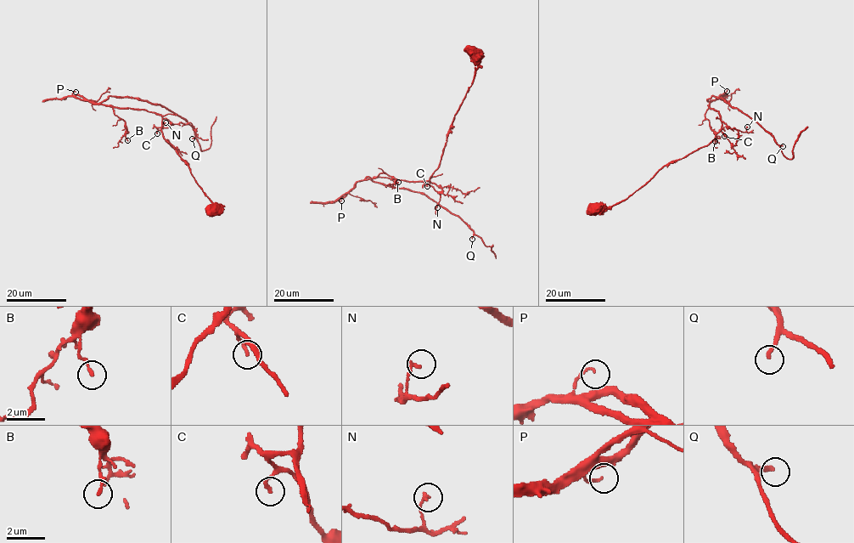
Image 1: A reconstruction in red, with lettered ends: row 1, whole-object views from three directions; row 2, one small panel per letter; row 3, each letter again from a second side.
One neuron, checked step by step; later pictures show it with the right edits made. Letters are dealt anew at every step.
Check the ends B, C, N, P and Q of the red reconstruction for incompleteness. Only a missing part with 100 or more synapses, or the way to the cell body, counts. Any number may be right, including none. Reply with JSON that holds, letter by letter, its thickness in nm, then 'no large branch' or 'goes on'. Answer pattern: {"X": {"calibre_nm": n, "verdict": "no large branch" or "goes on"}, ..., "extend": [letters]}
{"B": {"calibre_nm": 180, "verdict": "no large branch"}, "C": {"calibre_nm": 180, "verdict": "no large branch"}, "N": {"calibre_nm": 140, "verdict": "no large branch"}, "P": {"calibre_nm": 110, "verdict": "no large branch"}, "Q": {"calibre_nm": 200, "verdict": "goes on"}, "extend": ["Q"]}

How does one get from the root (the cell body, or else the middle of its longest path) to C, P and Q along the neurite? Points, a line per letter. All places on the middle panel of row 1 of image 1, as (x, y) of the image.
C: (475, 54), (479, 54), (478, 68), (473, 82), (455, 115), (439, 166), (425, 182), (427, 186)
P: (475, 54), (473, 82), (429, 183), (375, 177), (359, 180), (341, 200)
Q: (475, 54), (473, 82), (429, 183), (365, 178), (426, 195), (469, 226), (472, 239)

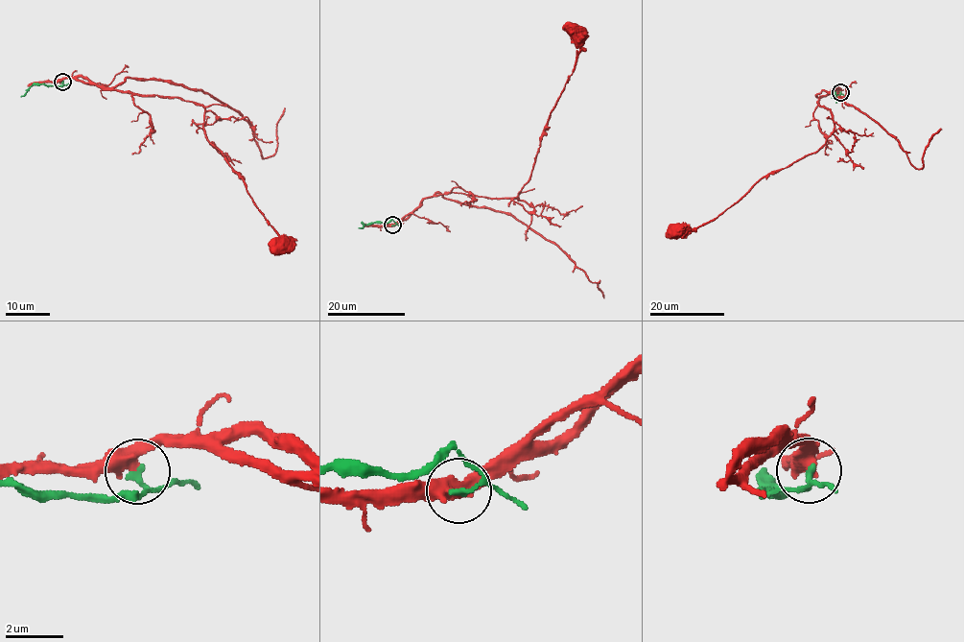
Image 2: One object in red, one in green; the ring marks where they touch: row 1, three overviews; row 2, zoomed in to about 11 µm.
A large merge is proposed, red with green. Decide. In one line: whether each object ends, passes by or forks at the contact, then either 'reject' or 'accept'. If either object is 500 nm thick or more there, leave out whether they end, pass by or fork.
red passes by | green ends | reject

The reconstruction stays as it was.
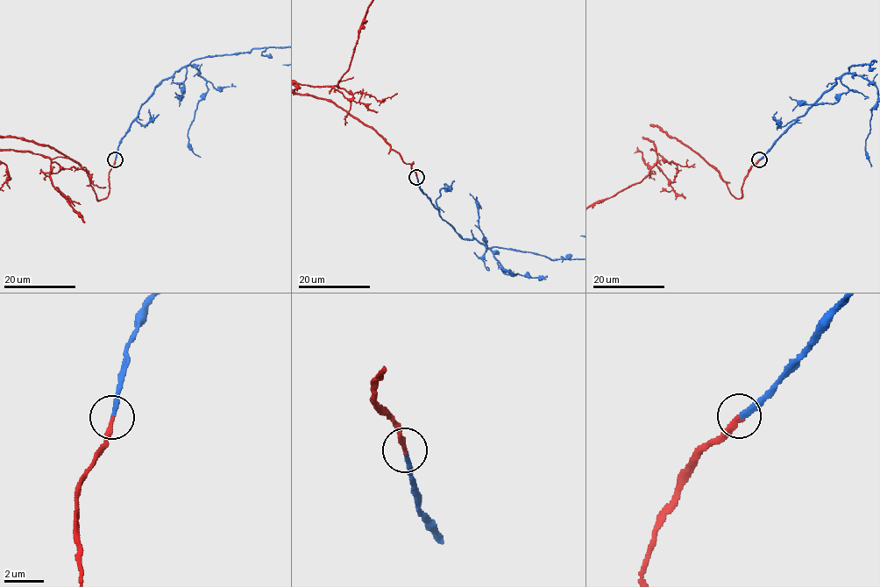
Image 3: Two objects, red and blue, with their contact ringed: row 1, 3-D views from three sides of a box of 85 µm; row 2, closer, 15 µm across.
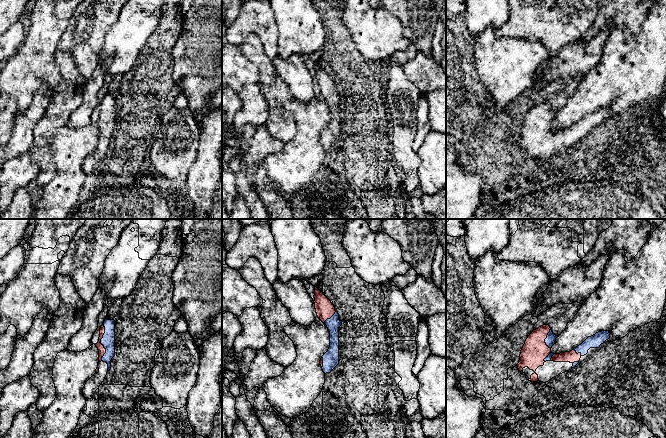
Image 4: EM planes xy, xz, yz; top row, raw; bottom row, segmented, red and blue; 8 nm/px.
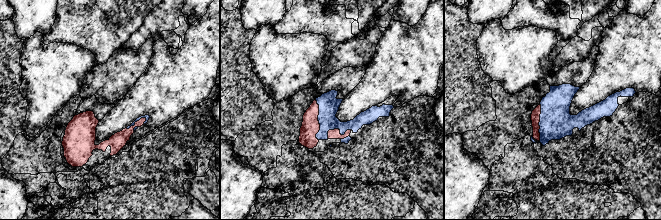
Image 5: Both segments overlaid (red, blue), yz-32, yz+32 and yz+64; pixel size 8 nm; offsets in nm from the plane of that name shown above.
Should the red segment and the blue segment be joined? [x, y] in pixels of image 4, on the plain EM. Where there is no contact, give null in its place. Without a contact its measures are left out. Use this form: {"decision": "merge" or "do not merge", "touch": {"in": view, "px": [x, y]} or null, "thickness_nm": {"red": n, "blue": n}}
{"decision": "merge", "touch": {"in": "xy", "px": [100, 118]}, "thickness_nm": {"red": 60, "blue": 110}}

